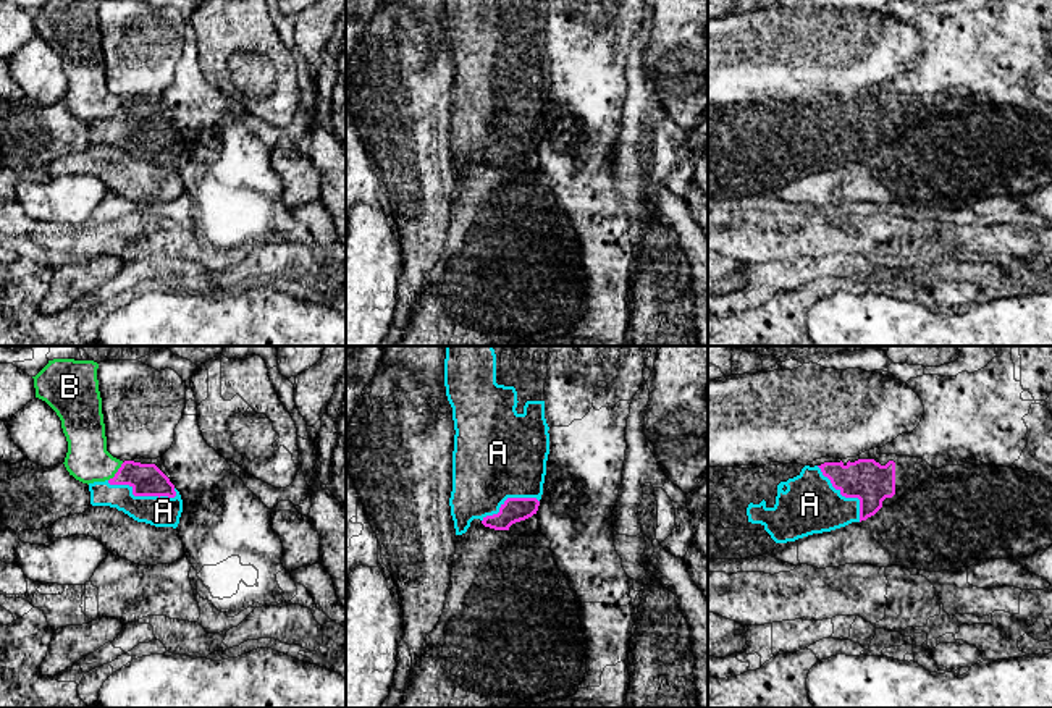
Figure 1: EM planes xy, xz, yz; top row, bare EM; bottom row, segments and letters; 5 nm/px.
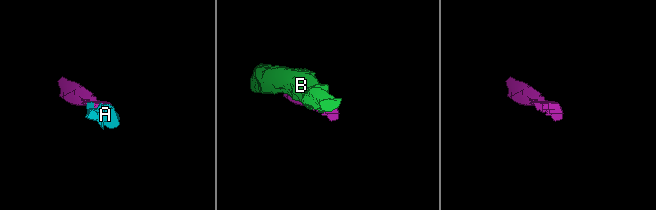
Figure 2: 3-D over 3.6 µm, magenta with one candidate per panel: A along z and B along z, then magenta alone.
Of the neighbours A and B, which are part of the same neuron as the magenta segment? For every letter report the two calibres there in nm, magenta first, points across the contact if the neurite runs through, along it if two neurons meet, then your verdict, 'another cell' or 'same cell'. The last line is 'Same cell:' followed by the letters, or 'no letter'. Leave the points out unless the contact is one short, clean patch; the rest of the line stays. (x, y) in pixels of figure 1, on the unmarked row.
A: calibres 160 and 150 nm; same cell
B: calibres 160 and 220 nm; another cell
Same cell: A

